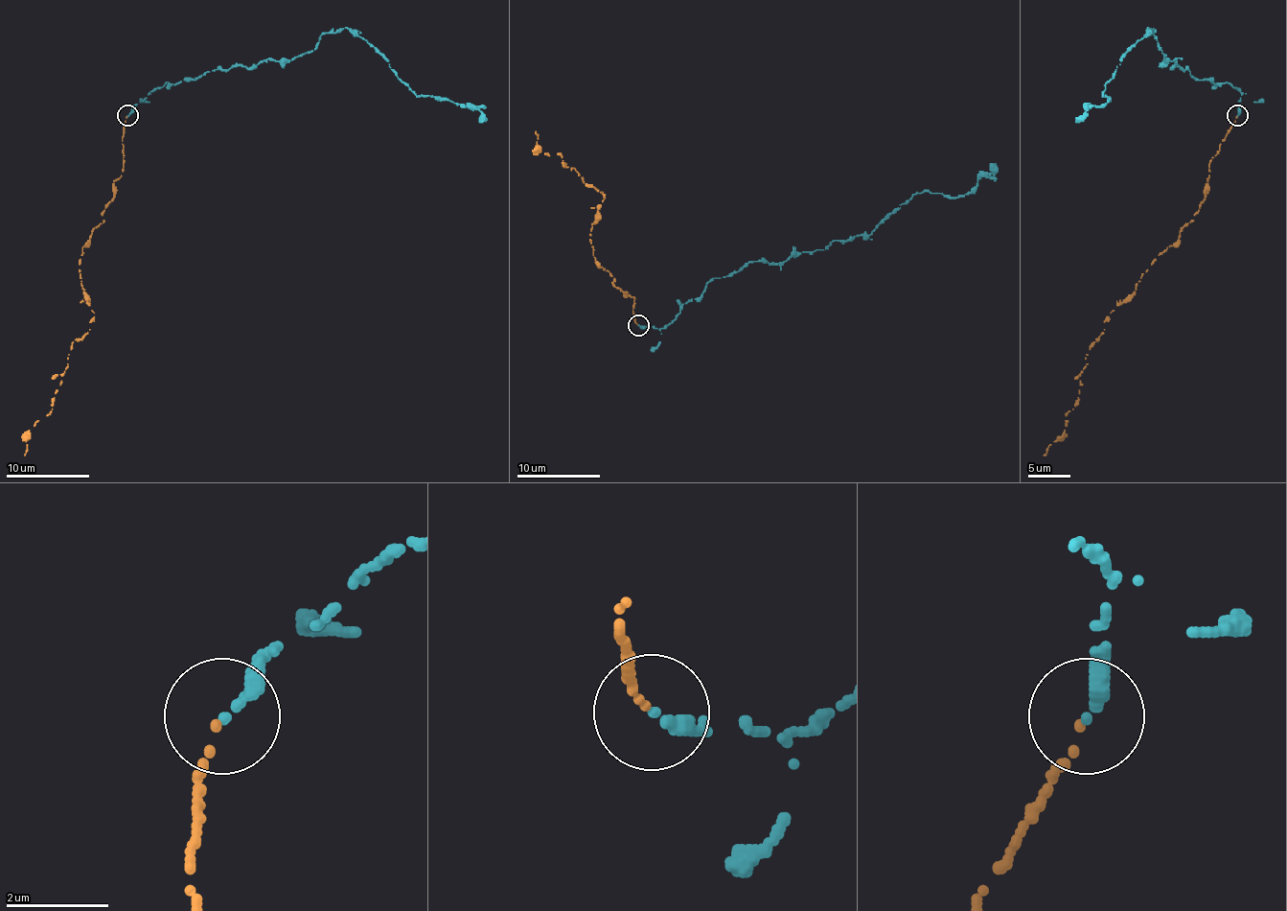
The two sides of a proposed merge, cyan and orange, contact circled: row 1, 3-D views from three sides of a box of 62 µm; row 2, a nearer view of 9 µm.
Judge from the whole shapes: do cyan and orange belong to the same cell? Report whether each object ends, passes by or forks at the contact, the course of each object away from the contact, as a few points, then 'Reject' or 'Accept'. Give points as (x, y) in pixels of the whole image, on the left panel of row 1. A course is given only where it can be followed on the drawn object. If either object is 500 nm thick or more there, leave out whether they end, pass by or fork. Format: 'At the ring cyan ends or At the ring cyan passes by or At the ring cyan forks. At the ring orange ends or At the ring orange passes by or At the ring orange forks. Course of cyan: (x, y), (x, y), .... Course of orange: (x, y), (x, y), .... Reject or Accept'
At the ring cyan ends. At the ring orange ends. Course of cyan: (127, 116), (166, 82), (289, 61), (312, 51), (323, 35), (350, 28), (417, 95), (475, 107), (480, 122). Course of orange: (126, 116), (113, 199), (81, 248), (80, 275), (94, 317), (71, 344), (55, 401), (30, 432), (25, 455). Accept

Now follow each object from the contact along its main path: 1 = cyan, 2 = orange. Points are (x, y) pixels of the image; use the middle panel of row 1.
1: (638, 325), (661, 328), (714, 277), (754, 261), (783, 263), (869, 235), (915, 194), (959, 198), (991, 164)
2: (636, 323), (634, 296), (613, 284), (592, 254), (590, 229), (605, 196), (559, 153), (540, 151), (536, 130)

